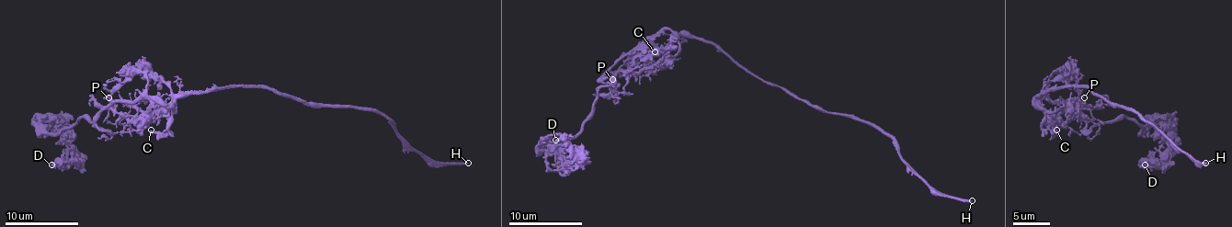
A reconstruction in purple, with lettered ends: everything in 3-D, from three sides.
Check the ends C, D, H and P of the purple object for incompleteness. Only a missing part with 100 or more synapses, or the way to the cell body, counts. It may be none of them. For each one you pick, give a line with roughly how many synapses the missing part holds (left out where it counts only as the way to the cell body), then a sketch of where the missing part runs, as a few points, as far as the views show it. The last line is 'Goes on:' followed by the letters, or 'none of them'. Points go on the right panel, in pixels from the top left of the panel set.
Goes on: H

